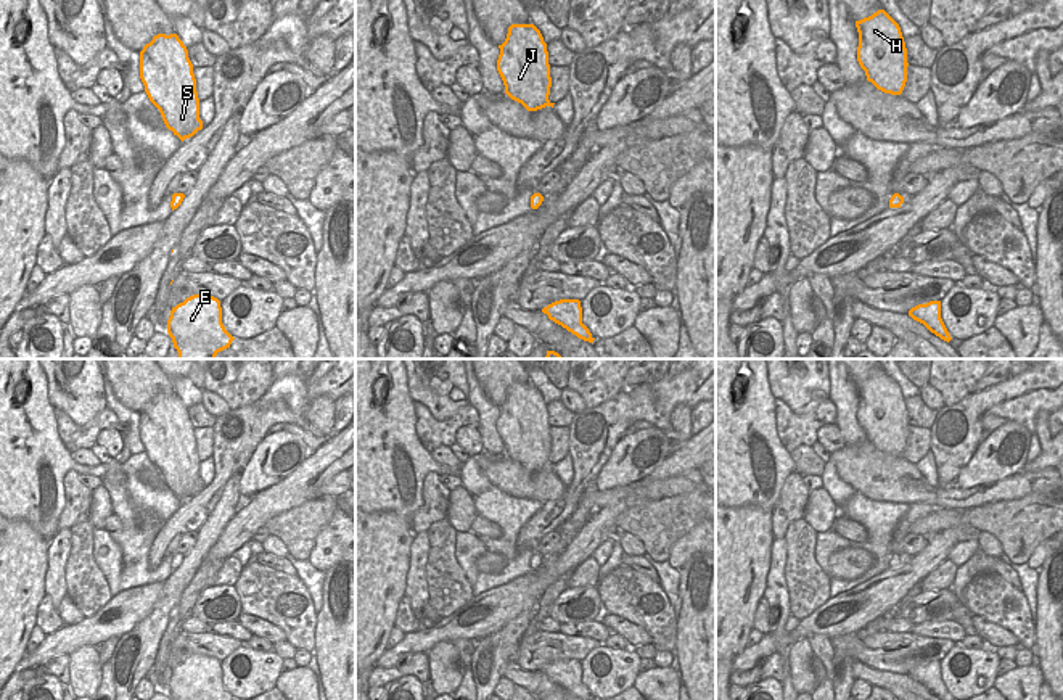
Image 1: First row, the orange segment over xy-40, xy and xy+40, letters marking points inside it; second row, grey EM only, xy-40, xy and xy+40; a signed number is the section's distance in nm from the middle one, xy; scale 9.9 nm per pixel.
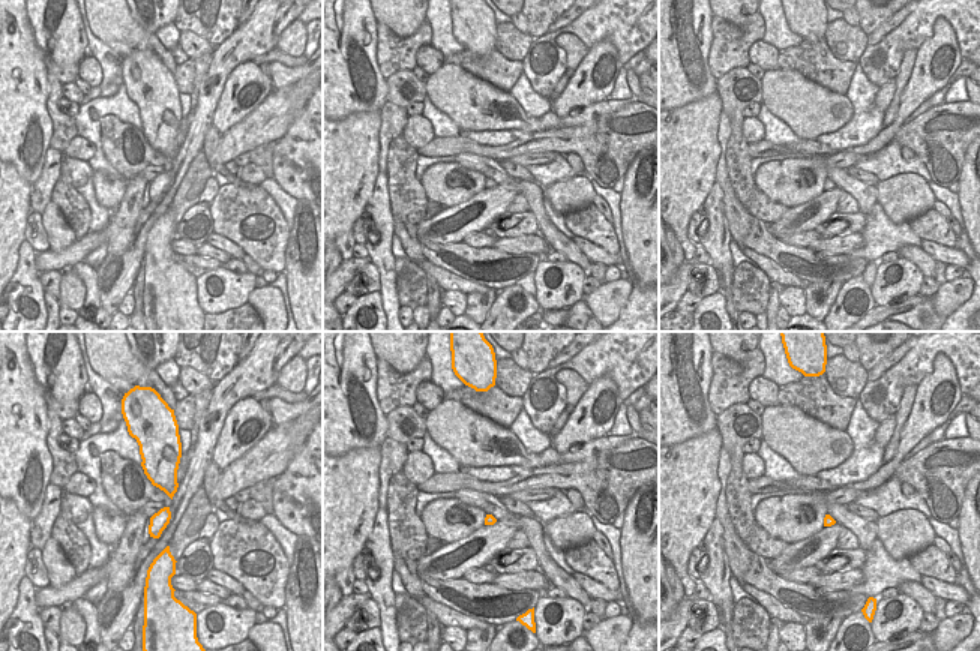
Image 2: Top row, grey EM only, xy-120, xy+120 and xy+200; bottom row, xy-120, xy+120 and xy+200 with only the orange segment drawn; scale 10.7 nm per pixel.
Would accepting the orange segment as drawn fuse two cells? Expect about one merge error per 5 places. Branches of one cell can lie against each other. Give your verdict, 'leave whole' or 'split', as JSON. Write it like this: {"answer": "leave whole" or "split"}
{"answer": "leave whole"}

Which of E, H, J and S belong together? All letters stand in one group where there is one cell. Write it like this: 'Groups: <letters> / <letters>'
Groups: E H J S.

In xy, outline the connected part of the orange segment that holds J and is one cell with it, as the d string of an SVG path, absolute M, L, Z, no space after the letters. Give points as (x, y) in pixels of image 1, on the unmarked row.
M511 385L499 406L497 431L505 454L527 471L552 467L548 460L552 438L547 404L534 385Z

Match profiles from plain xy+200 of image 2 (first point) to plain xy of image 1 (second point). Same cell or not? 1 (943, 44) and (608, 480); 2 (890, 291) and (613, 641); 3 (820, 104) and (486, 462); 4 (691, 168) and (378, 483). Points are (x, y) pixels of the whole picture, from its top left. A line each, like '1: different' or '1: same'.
1: same
2: different
3: same
4: different

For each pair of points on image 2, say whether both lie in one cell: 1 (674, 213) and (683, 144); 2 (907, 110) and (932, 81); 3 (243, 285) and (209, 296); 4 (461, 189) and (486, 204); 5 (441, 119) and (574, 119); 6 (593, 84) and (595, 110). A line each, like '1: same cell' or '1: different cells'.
1: same cell
2: same cell
3: same cell
4: different cells
5: different cells
6: different cells

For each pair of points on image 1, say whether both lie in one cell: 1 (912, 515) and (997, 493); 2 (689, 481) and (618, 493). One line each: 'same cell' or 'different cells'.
1: different cells
2: same cell

